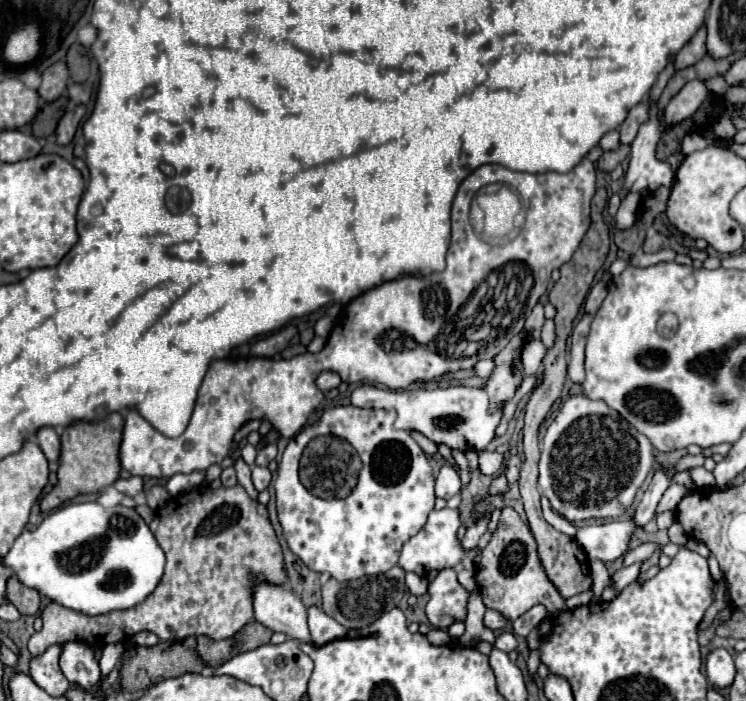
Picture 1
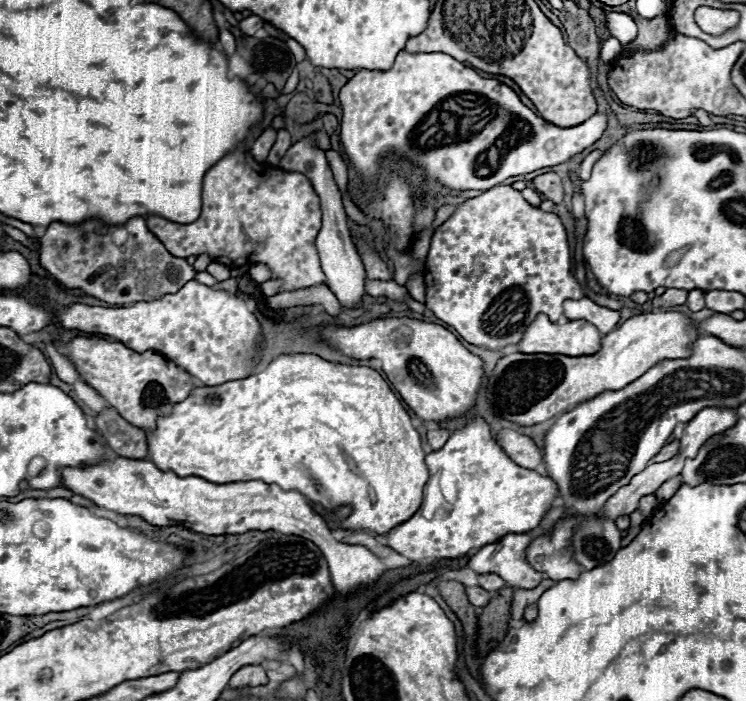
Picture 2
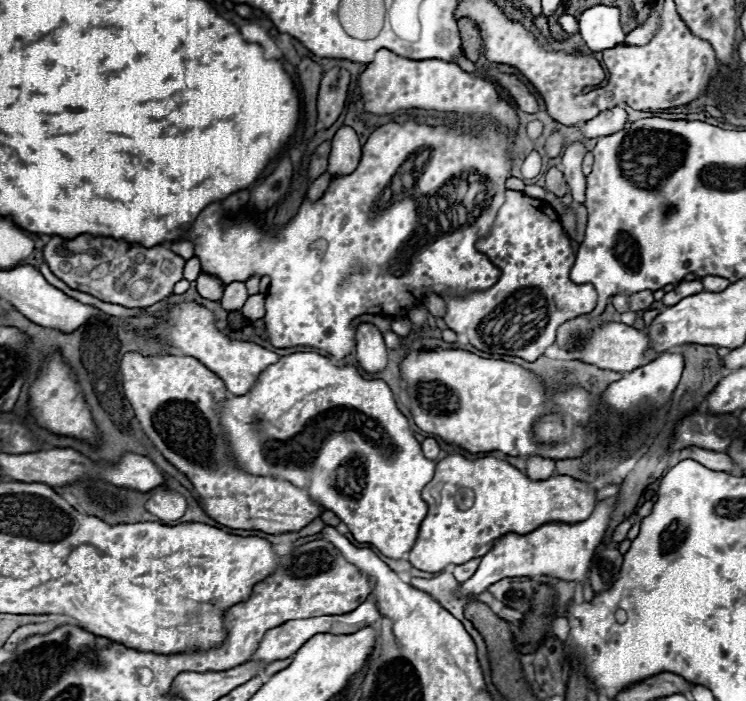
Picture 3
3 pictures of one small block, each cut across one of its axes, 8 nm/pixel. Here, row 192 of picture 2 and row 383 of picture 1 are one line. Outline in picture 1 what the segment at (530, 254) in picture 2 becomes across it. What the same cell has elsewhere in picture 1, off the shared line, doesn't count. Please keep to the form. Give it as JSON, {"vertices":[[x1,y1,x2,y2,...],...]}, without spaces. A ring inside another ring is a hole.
{"vertices":[[526,330,516,334,508,346,494,356,494,370,484,382,484,390,488,392,490,398,490,408,492,412,502,404,514,398,516,390,522,384,524,368,520,360,520,352,526,344]]}

